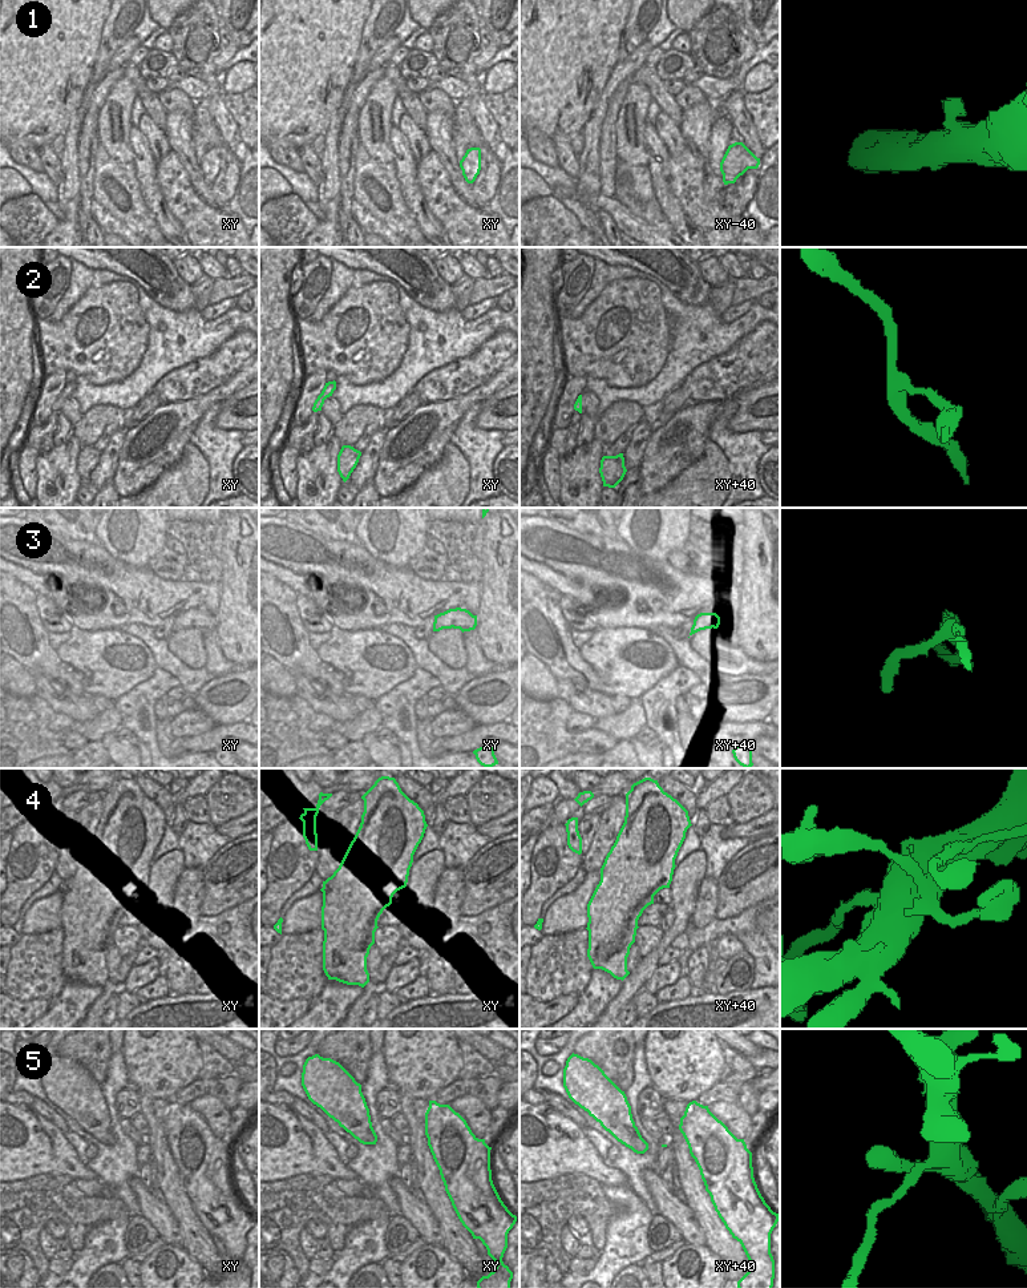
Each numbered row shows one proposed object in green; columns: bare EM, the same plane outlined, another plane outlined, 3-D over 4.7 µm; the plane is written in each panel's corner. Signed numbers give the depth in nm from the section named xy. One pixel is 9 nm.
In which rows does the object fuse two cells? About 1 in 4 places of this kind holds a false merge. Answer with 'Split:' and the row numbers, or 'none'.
Split: 3, 4, 5

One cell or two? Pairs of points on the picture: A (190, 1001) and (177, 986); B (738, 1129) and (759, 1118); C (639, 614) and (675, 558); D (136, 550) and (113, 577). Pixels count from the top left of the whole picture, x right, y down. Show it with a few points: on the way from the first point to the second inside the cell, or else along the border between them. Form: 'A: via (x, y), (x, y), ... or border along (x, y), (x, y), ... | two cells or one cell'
A: border along (191, 992), (170, 994) | two cells
B: border along (751, 1117), (748, 1134), (744, 1141) | two cells
C: border along (667, 561), (684, 572), (700, 576) | two cells
D: border along (101, 544), (116, 558), (134, 566), (148, 566) | two cells

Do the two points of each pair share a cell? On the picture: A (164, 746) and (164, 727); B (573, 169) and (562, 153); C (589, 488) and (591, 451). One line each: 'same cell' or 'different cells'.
A: same cell
B: same cell
C: same cell

